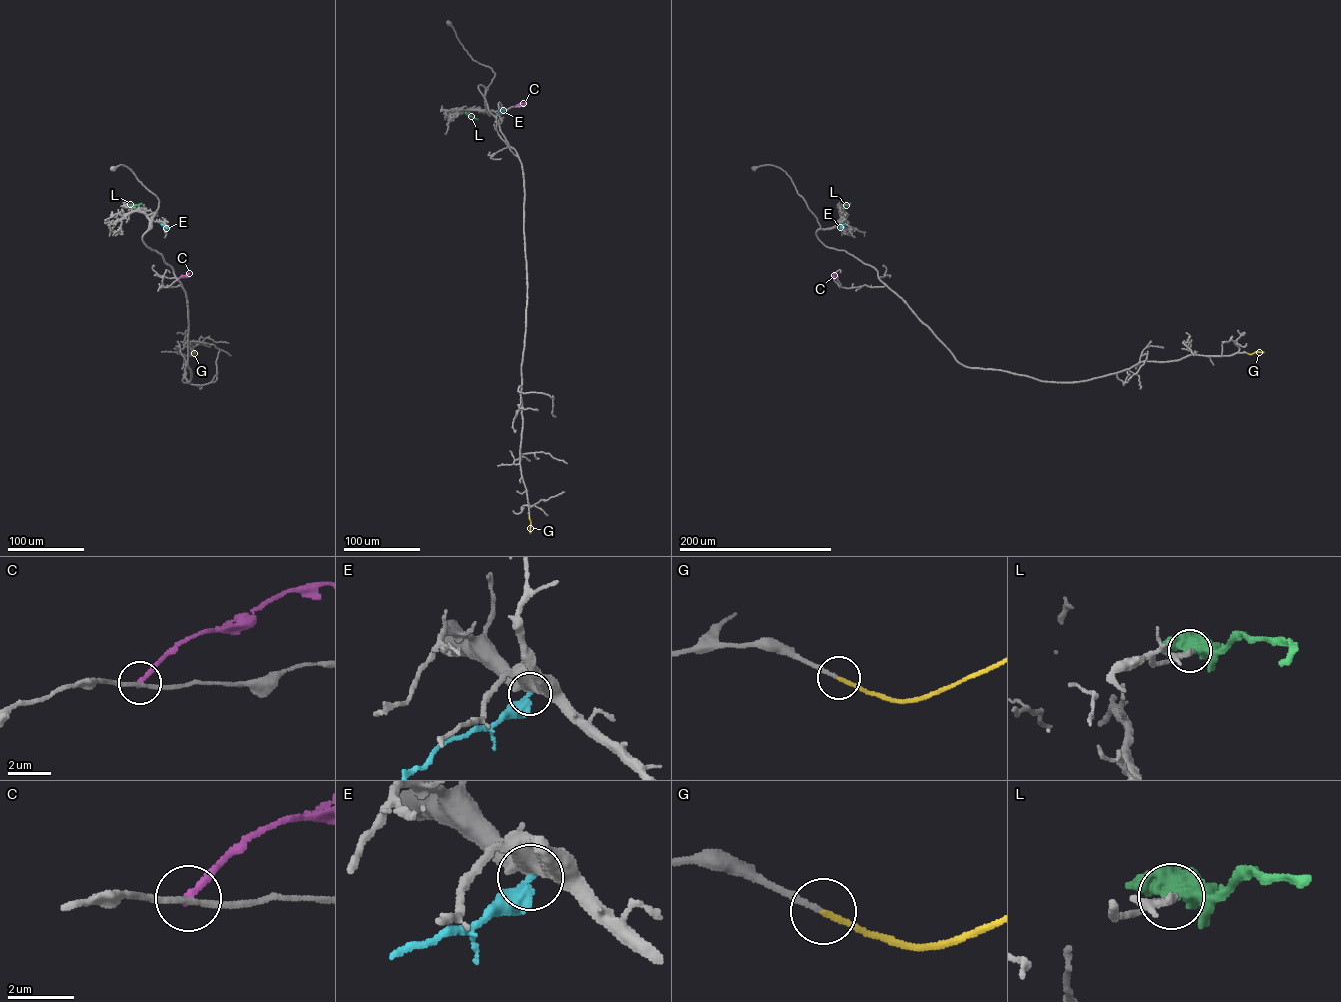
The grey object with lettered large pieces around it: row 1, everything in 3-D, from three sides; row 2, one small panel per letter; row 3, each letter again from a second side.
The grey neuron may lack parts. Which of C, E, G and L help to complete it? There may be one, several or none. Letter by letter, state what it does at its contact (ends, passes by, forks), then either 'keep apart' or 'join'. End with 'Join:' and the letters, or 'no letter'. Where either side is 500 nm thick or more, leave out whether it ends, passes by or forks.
C: it ends | keep apart
E: keep apart
G: it ends | join
L: it forks | keep apart
Join: G

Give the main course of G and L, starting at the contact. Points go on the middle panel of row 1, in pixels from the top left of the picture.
G: (529, 517), (530, 532)
L: (465, 112), (478, 119)

